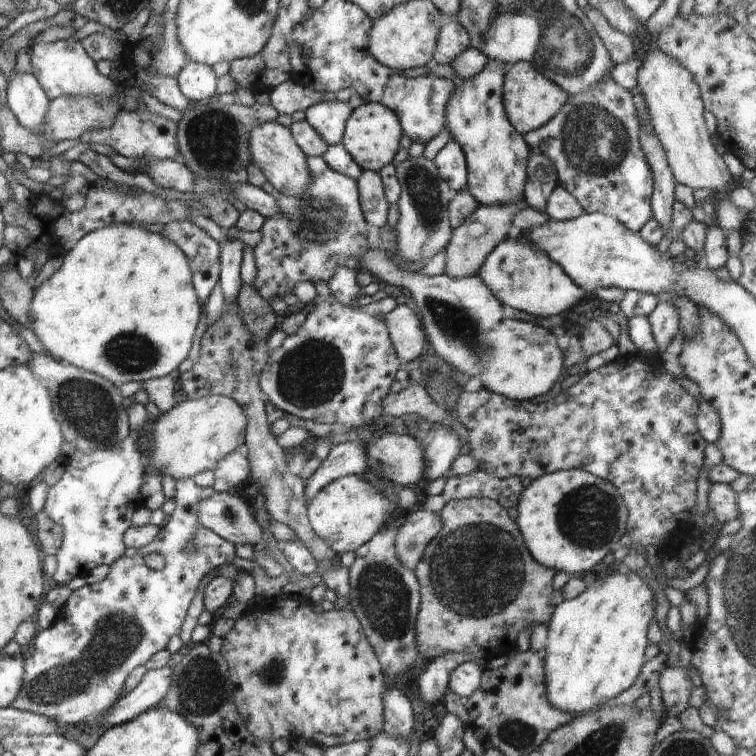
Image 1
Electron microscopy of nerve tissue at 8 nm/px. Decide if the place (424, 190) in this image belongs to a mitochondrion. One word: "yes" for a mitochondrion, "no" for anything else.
yes

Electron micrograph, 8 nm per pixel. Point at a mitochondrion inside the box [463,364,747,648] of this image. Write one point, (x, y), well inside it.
(588, 515)

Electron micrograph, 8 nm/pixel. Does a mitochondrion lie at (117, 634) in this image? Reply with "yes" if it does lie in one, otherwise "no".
yes

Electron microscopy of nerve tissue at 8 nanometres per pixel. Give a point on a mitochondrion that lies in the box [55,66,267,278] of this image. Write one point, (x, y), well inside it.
(212, 135)

